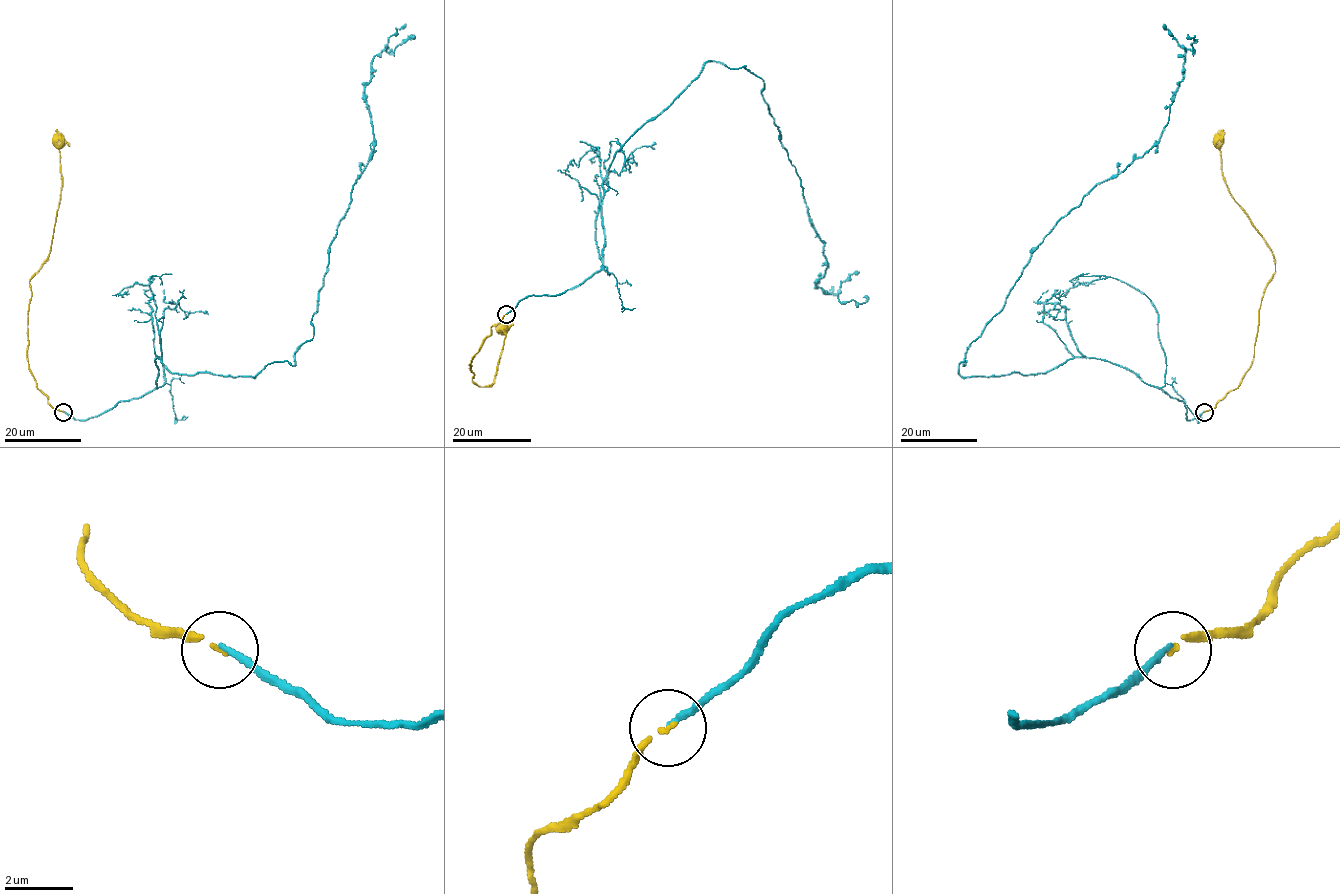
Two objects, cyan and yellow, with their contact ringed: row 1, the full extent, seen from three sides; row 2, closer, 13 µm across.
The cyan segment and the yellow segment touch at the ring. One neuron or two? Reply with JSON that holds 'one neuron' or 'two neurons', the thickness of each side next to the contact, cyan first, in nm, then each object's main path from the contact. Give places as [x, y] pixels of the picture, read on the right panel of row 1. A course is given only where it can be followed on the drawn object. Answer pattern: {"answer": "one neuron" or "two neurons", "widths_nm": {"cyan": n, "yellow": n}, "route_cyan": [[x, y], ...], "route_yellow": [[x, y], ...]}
{"answer": "one neuron", "widths_nm": {"cyan": 150, "yellow": 100}, "route_cyan": [[1204, 411], [1187, 419], [1182, 401], [1089, 357], [959, 374], [1052, 227], [1158, 142], [1187, 34]], "route_yellow": [[1204, 412], [1237, 387], [1250, 365], [1262, 296], [1275, 271], [1271, 249], [1229, 192], [1218, 140]]}

